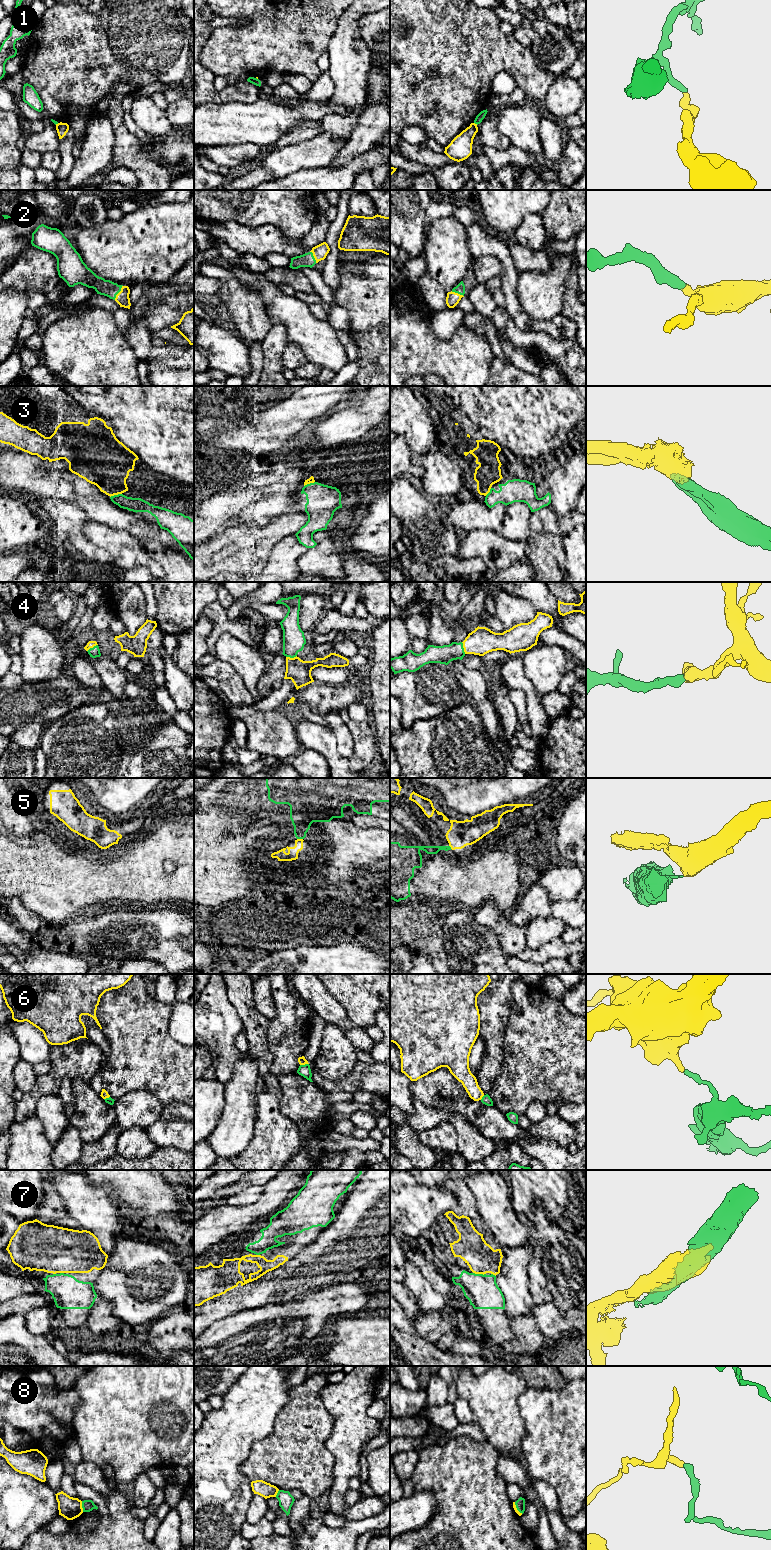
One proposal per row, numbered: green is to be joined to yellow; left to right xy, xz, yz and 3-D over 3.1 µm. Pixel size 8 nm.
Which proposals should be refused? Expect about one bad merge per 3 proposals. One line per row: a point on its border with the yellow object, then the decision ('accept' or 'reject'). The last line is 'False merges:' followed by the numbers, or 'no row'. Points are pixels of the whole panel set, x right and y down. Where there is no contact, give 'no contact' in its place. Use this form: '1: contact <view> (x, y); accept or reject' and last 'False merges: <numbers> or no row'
1: contact yz (476, 124); reject
2: contact xy (119, 292); accept
3: contact xy (115, 494); reject
4: contact yz (464, 648); accept
5: contact xz (300, 839); reject
6: contact xz (304, 1064); reject
7: contact yz (479, 1273); accept
8: contact xy (81, 1506); reject
False merges: 1, 3, 5, 6, 8

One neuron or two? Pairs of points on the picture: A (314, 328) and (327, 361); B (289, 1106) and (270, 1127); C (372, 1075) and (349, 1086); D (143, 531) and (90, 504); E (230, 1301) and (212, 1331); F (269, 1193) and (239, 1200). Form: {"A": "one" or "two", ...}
{"A": "one", "B": "two", "C": "one", "D": "one", "E": "two", "F": "two"}

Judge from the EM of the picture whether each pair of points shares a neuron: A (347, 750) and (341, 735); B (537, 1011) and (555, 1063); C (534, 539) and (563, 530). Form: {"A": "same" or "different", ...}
{"A": "same", "B": "same", "C": "different"}

